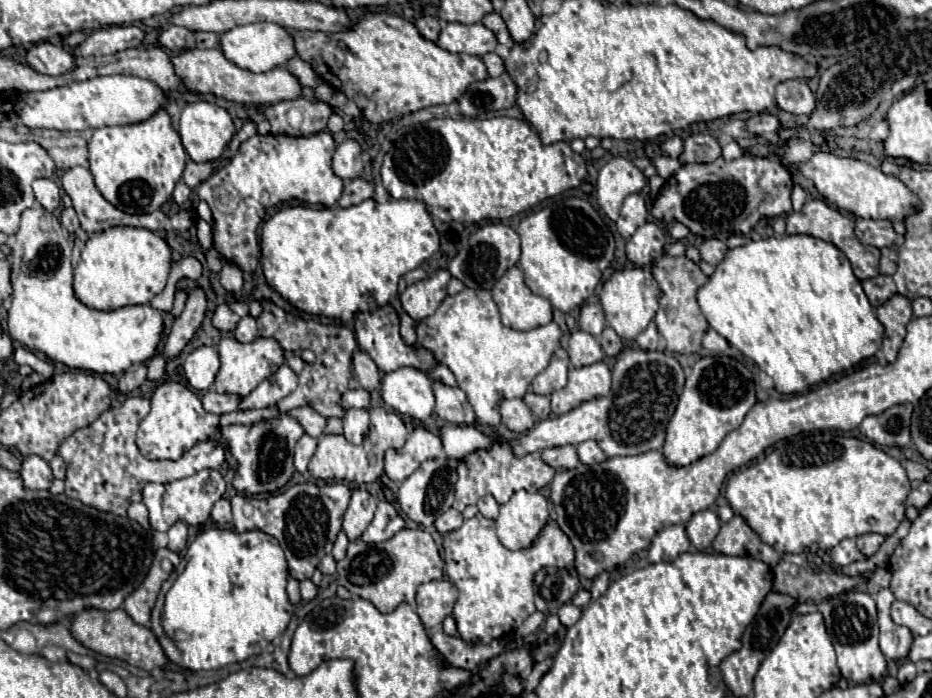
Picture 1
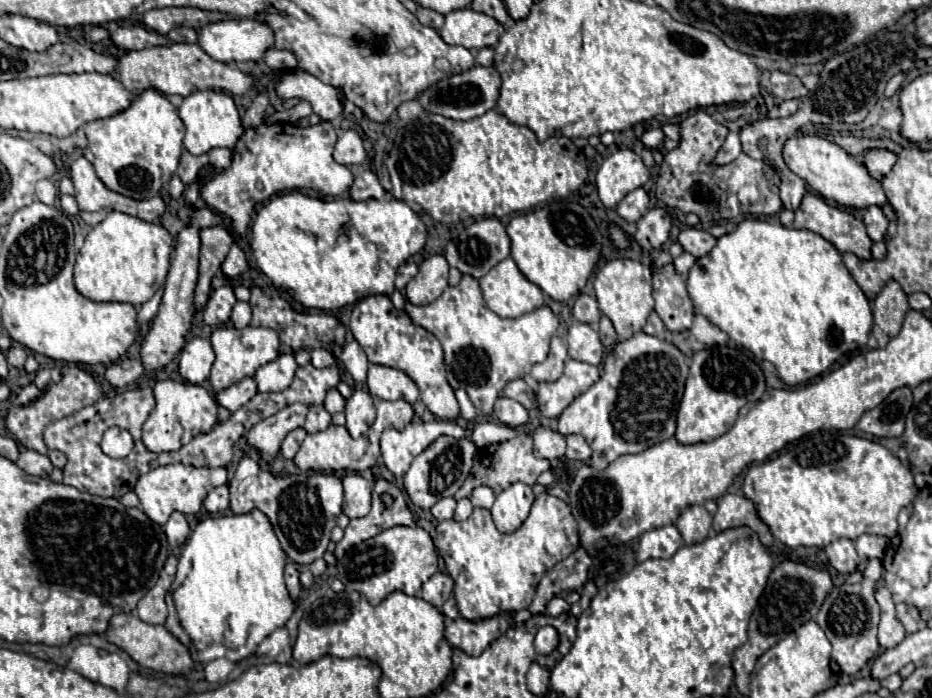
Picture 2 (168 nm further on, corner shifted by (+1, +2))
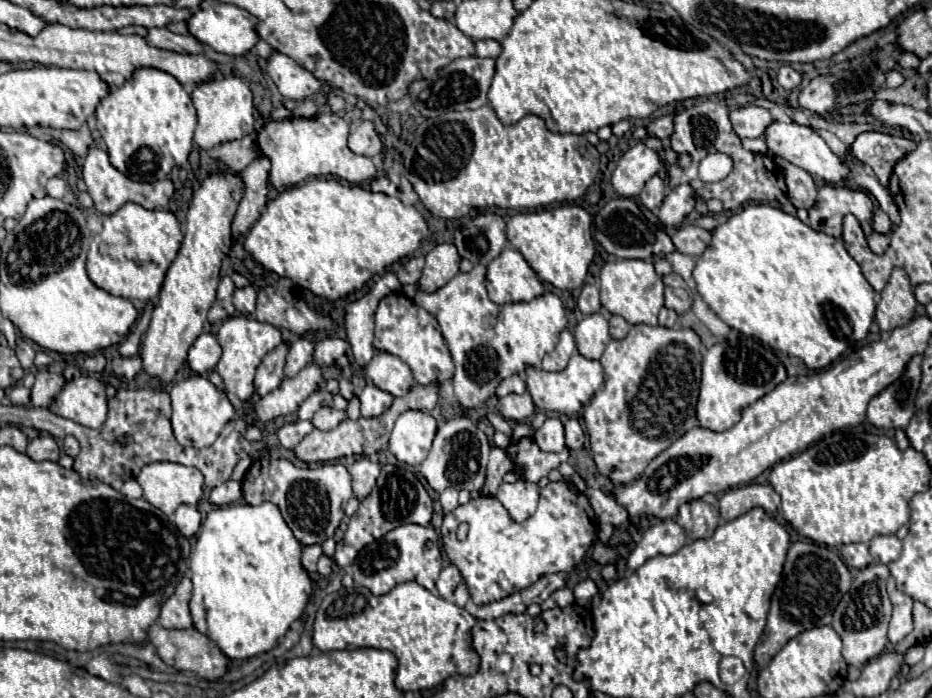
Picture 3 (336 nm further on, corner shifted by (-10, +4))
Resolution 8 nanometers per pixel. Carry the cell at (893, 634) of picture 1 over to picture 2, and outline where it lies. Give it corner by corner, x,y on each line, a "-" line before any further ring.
883,586
875,592
875,600
881,606
881,622
879,622
879,644
883,650
891,650
905,638
903,624
895,618
895,602
891,592

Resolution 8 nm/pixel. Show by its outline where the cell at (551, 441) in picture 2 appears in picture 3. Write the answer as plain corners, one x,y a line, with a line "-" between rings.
548,418
536,432
534,432
534,442
544,450
544,452
560,452
564,444
564,426
558,418

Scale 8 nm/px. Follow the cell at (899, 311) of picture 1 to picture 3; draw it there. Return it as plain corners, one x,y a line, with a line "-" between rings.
894,268
886,288
880,292
880,302
876,304
876,322
882,332
892,332
894,328
906,326
916,312
916,298
910,280
902,268

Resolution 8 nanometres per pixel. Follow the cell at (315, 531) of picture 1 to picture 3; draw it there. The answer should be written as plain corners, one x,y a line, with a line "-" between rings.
258,458
242,480
244,500
252,506
272,502
280,508
282,518
294,532
302,546
322,544
334,536
344,516
344,504
354,494
350,486
350,474
342,464
324,464
320,468
298,468
290,460

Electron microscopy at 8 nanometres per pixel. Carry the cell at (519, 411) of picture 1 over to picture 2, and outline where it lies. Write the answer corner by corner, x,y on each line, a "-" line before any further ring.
501,396
495,404
495,412
493,416
497,416
499,422
511,426
511,428
521,428
529,422
529,412
517,402
517,400
511,400
507,396

